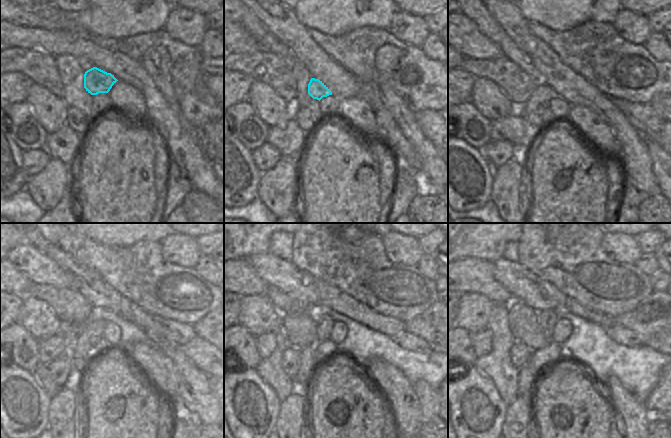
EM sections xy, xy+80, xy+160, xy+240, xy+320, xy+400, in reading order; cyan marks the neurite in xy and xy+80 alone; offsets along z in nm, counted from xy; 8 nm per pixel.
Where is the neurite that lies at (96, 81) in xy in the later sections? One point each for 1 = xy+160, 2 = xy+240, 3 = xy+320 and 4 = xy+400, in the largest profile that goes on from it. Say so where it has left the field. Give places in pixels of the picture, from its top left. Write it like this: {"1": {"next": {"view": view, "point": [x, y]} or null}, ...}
{"1": {"next": {"view": "xy+160", "point": [542, 94]}}, "2": {"next": {"view": "xy+240", "point": [81, 353]}}, "3": {"next": {"view": "xy+320", "point": [306, 367]}}, "4": {"next": {"view": "xy+400", "point": [527, 380]}}}

